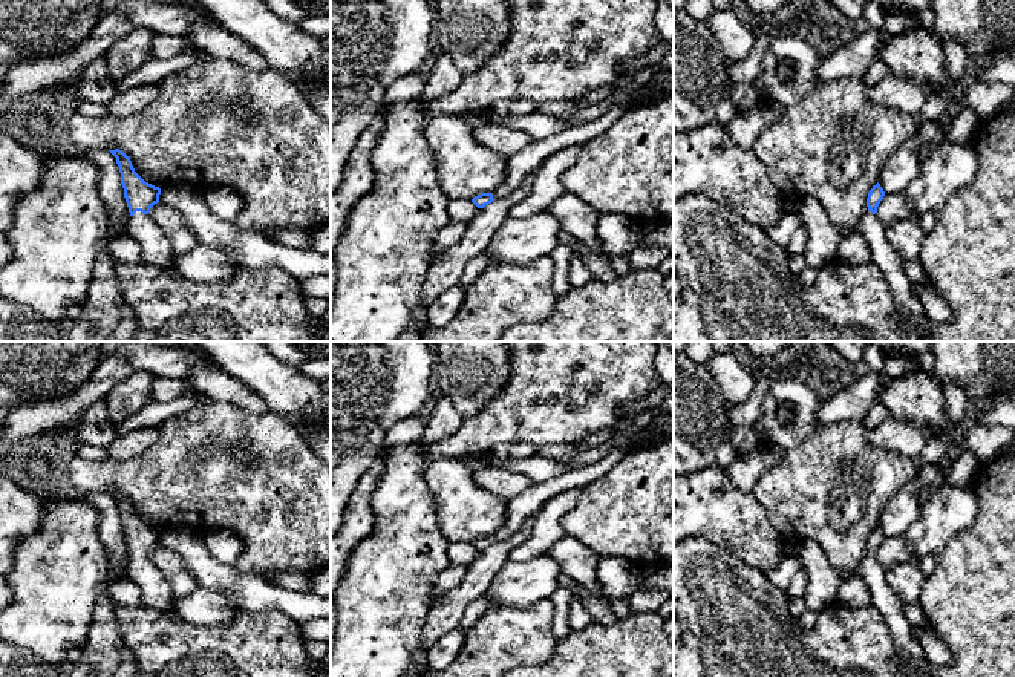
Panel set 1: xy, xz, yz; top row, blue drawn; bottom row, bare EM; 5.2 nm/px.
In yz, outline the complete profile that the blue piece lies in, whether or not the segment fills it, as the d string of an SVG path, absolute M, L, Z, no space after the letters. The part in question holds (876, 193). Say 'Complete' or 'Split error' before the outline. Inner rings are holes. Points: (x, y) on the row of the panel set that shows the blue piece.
Split error. M877 182L873 185L867 198L868 208L862 221L857 224L856 231L867 240L871 250L871 262L882 270L889 282L894 293L896 306L906 314L923 334L929 334L931 320L925 314L923 305L914 291L914 283L909 282L903 271L902 257L888 242L885 227L876 216L877 207L883 196L885 191L880 184Z

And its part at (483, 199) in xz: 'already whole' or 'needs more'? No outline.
needs more

